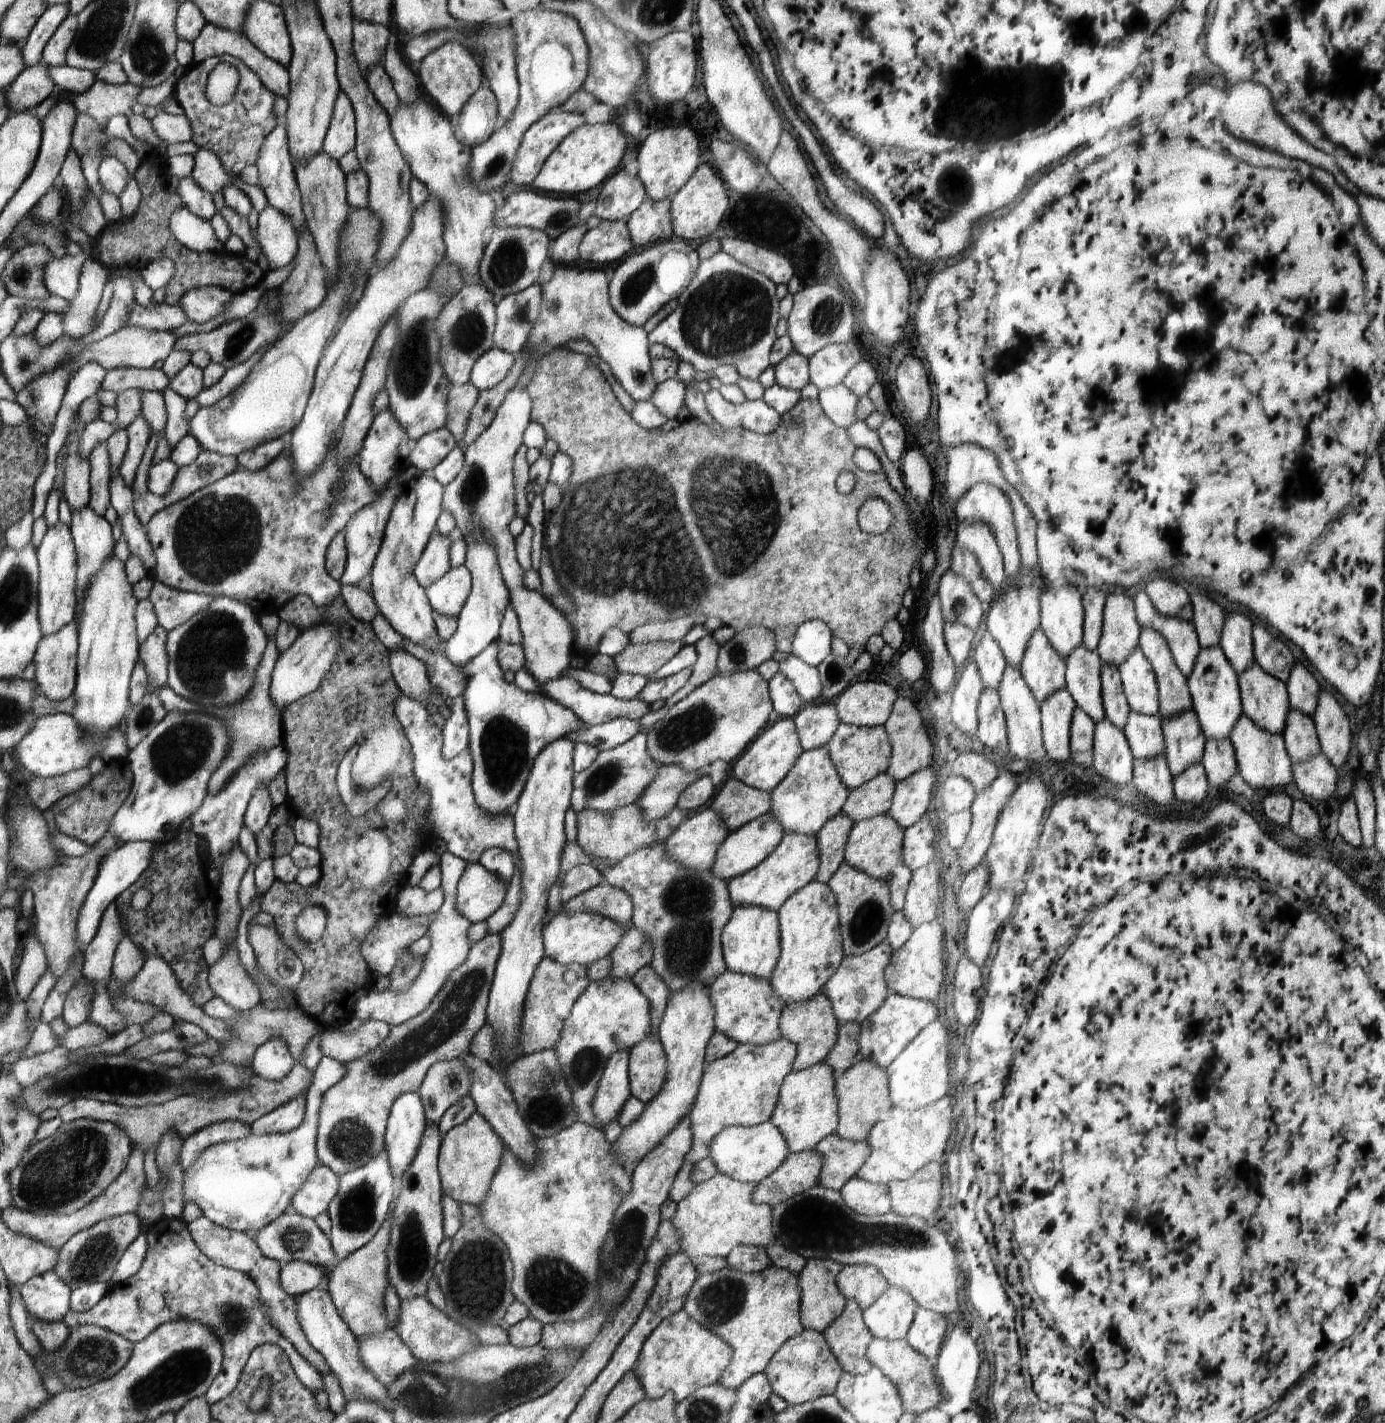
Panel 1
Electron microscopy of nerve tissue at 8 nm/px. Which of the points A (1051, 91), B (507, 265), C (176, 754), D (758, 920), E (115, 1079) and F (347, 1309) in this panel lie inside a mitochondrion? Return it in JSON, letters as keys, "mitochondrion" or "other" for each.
{"A":"other","B":"mitochondrion","C":"mitochondrion","D":"other","E":"mitochondrion","F":"other"}

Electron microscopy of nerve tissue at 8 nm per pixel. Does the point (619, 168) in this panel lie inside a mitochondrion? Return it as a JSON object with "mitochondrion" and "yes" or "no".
{"mitochondrion":"no"}

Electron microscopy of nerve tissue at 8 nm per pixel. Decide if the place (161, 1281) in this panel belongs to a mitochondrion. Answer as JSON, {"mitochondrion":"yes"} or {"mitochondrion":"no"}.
{"mitochondrion":"no"}

